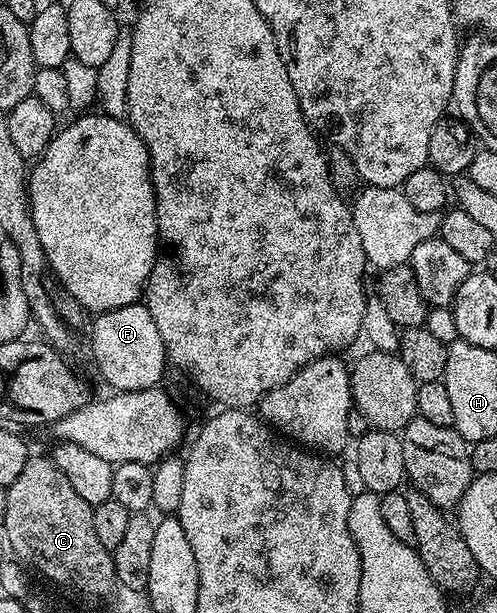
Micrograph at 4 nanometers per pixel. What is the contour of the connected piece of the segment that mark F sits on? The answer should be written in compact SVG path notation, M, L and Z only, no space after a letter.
M126 304L122 308L105 310L97 313L92 322L92 358L96 361L96 370L109 382L116 392L126 390L151 390L161 385L160 377L164 374L164 366L168 362L168 352L158 332L158 324L154 324L154 316L150 316L148 306L144 304Z

